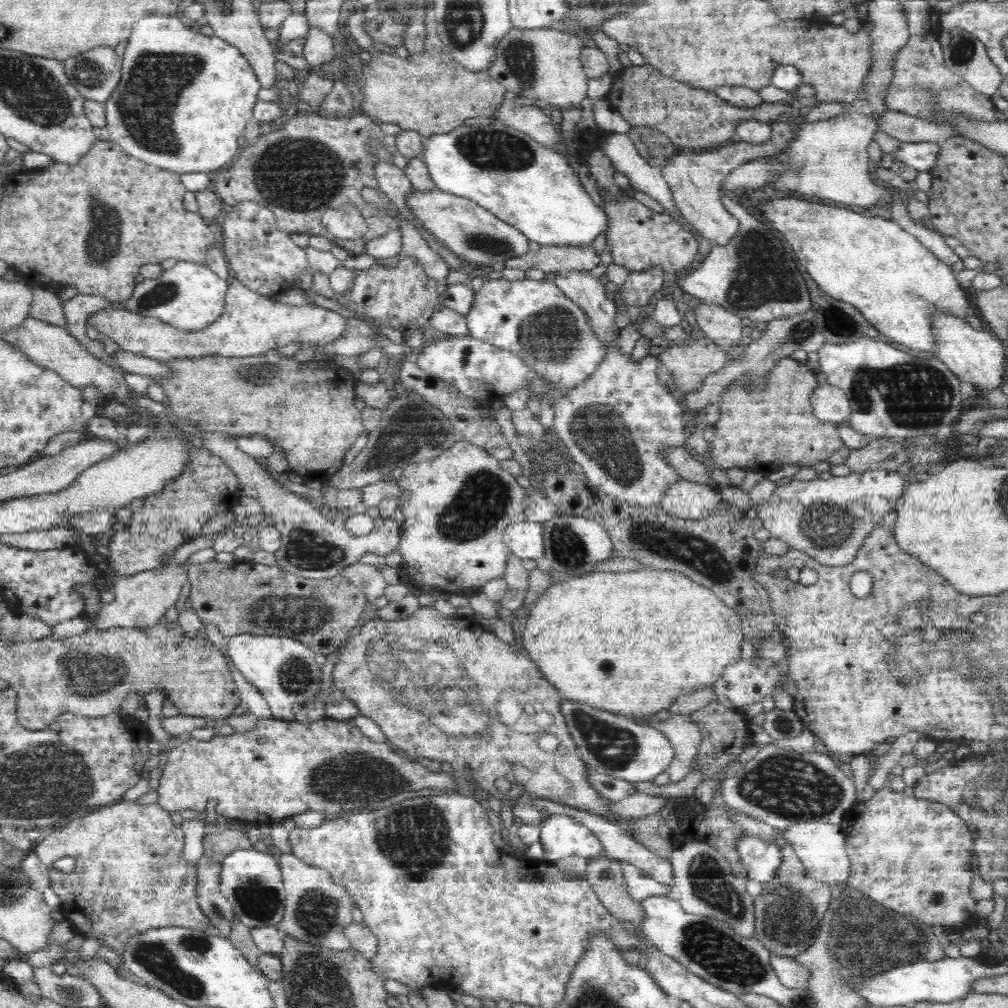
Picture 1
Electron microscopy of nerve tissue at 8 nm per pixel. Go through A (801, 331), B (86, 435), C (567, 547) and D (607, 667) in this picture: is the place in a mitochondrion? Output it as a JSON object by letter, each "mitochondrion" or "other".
{"A":"mitochondrion","B":"other","C":"mitochondrion","D":"other"}

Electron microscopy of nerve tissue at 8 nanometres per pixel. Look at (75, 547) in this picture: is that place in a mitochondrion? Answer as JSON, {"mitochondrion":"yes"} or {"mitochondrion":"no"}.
{"mitochondrion":"no"}

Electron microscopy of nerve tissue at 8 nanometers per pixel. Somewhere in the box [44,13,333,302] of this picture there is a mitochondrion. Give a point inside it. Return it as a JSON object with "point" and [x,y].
{"point":[154,86]}

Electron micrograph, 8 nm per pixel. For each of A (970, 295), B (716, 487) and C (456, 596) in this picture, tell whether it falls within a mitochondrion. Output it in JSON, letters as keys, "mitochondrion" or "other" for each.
{"A":"other","B":"other","C":"other"}

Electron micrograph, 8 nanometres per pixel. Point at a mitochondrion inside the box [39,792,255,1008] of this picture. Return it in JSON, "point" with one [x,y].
{"point":[159,959]}

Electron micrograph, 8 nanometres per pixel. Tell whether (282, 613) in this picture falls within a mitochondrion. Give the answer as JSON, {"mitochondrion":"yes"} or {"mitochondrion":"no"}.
{"mitochondrion":"yes"}

